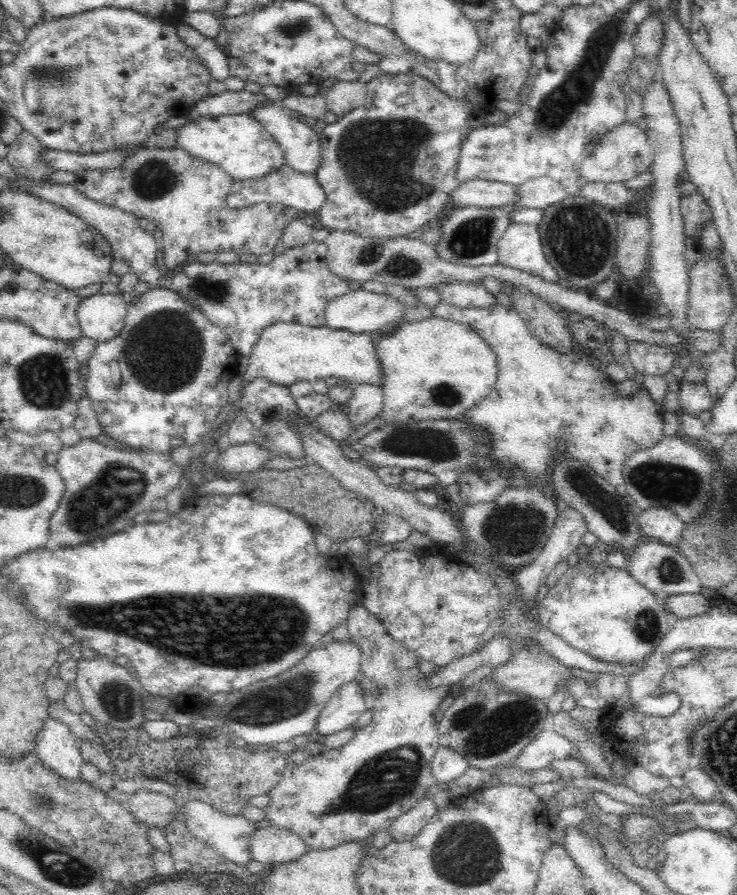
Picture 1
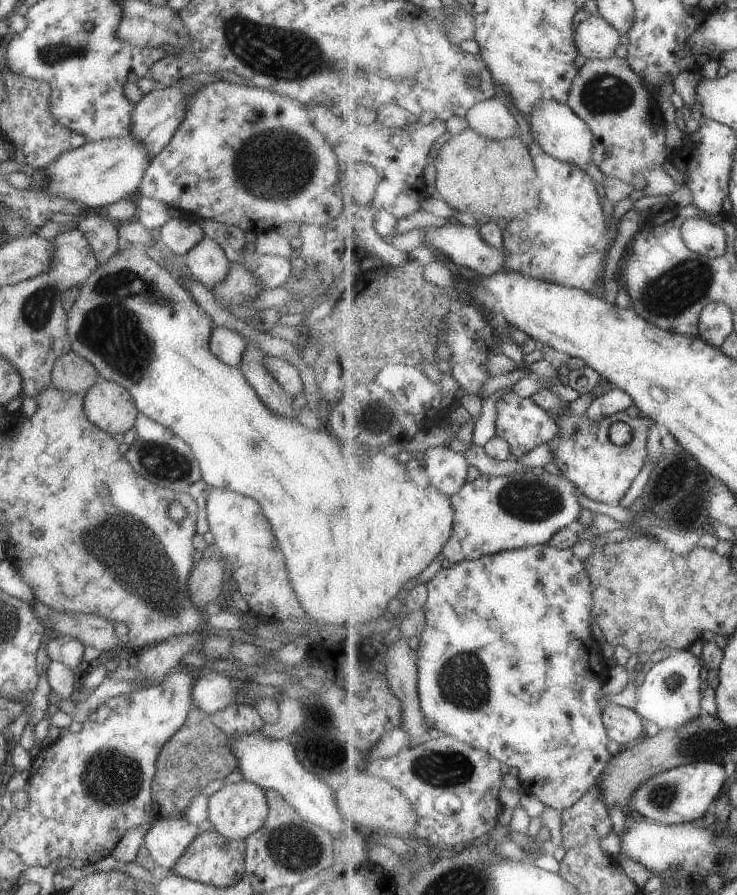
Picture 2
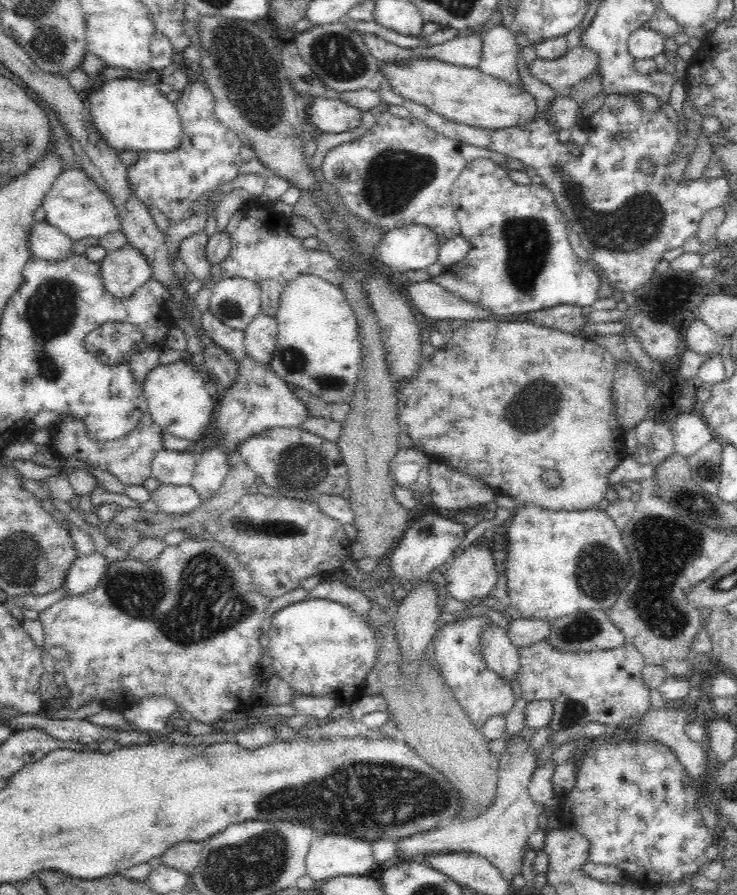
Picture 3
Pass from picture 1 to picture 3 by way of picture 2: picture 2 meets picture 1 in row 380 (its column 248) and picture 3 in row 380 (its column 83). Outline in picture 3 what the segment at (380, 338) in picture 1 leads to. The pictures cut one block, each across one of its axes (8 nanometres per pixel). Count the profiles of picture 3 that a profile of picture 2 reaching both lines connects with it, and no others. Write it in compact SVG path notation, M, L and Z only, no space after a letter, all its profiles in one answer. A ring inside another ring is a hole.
M300 275L283 288L280 306L276 312L276 350L270 367L288 385L298 385L326 402L342 402L353 397L357 376L361 367L361 342L357 331L358 322L341 287L316 275Z

